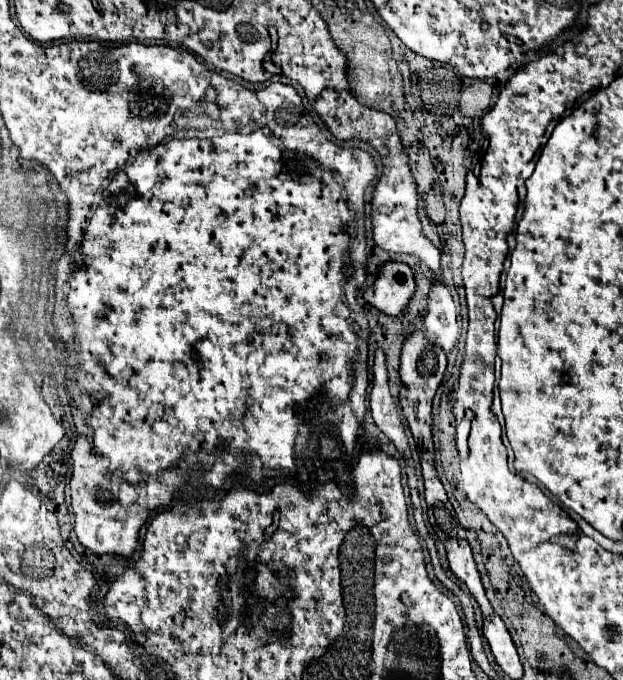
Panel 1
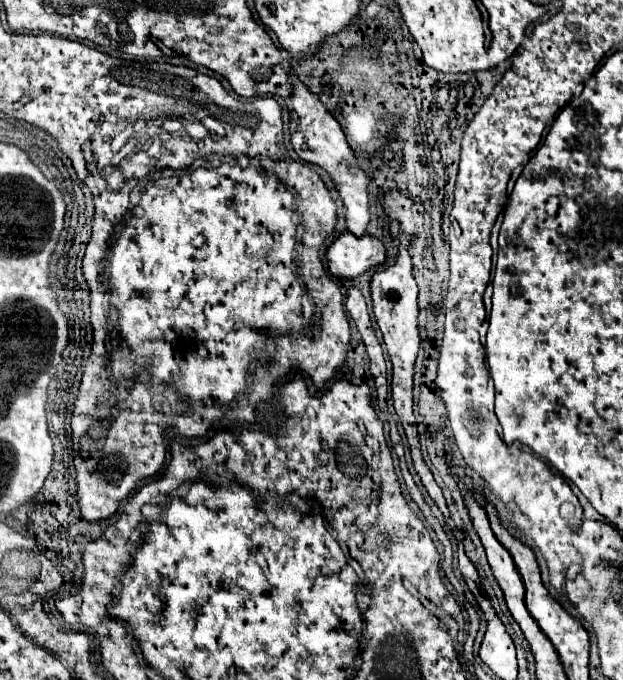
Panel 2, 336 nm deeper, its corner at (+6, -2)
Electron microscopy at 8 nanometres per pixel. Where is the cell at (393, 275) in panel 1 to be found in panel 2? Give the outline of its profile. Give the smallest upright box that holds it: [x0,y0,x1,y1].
[326,232,386,278]

